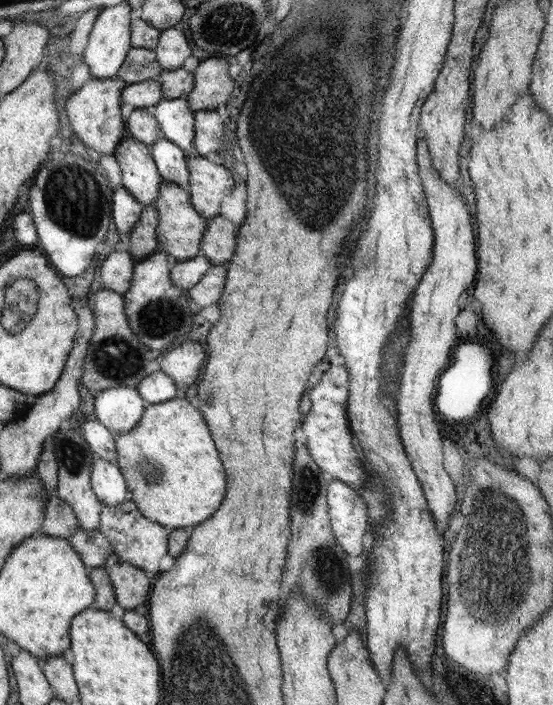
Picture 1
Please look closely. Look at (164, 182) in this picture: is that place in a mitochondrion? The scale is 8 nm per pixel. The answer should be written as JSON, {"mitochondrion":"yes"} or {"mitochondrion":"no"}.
{"mitochondrion":"no"}

